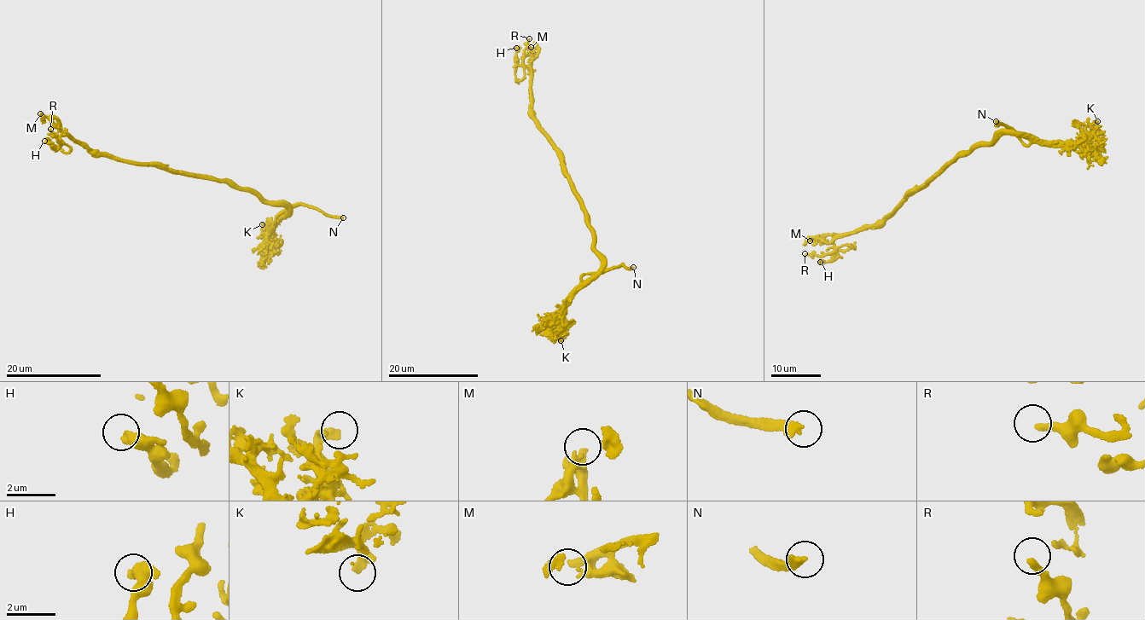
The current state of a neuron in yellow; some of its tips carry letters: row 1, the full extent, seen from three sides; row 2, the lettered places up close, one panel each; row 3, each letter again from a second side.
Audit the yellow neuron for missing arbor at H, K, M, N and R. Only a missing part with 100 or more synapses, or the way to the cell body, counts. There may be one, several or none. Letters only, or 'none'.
N

